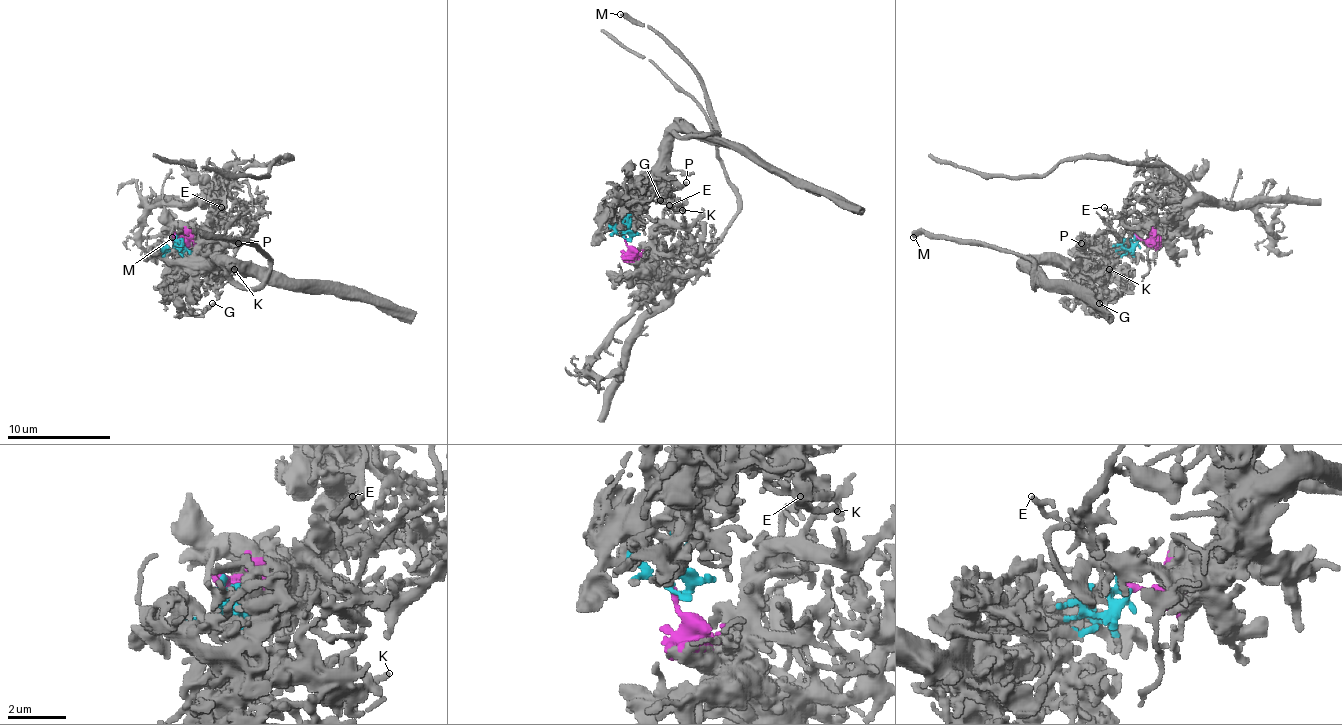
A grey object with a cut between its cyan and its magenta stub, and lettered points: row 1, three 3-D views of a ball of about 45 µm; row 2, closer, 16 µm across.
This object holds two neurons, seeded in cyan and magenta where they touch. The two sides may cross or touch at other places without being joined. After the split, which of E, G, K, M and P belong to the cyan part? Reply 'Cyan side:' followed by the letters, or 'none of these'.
Cyan side: G, K, M, P

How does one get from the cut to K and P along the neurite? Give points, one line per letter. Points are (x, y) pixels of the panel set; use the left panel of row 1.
K: (177, 238), (179, 248), (190, 261), (205, 271), (223, 276), (234, 268)
P: (177, 238), (182, 238), (185, 250), (239, 243)

